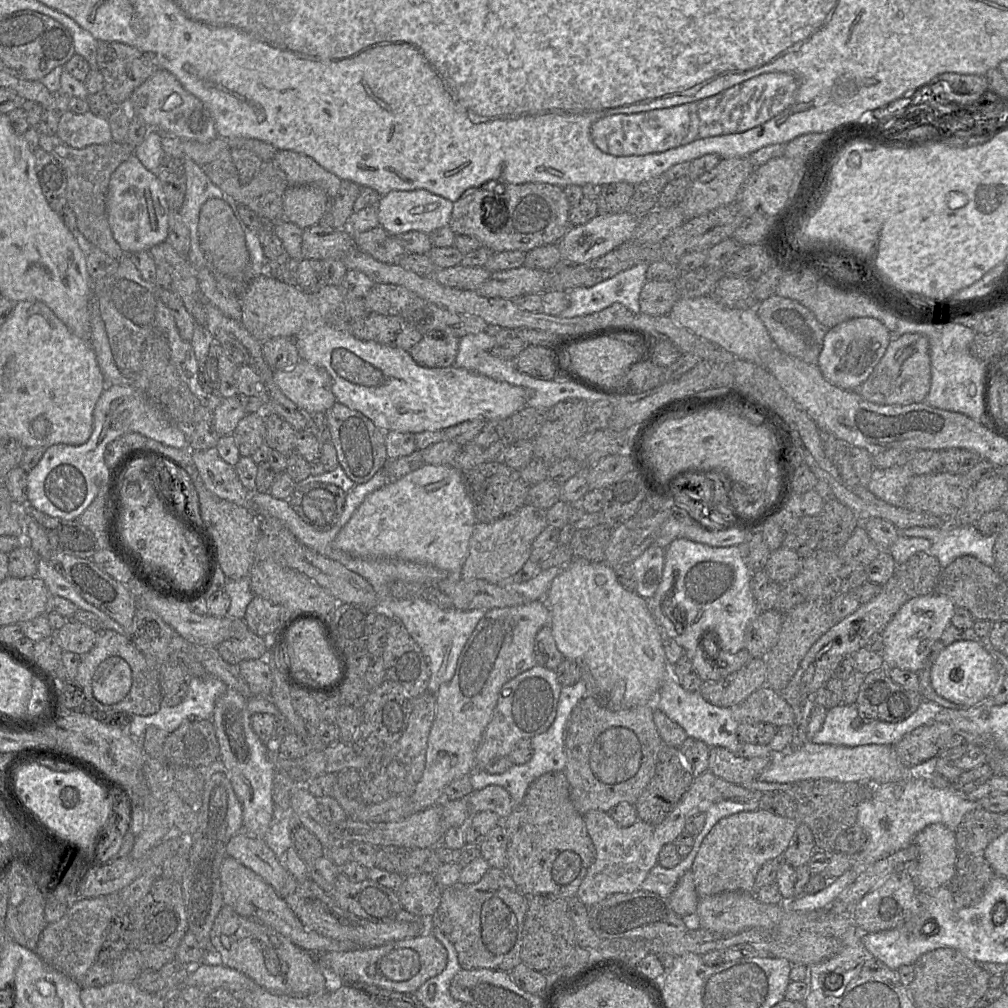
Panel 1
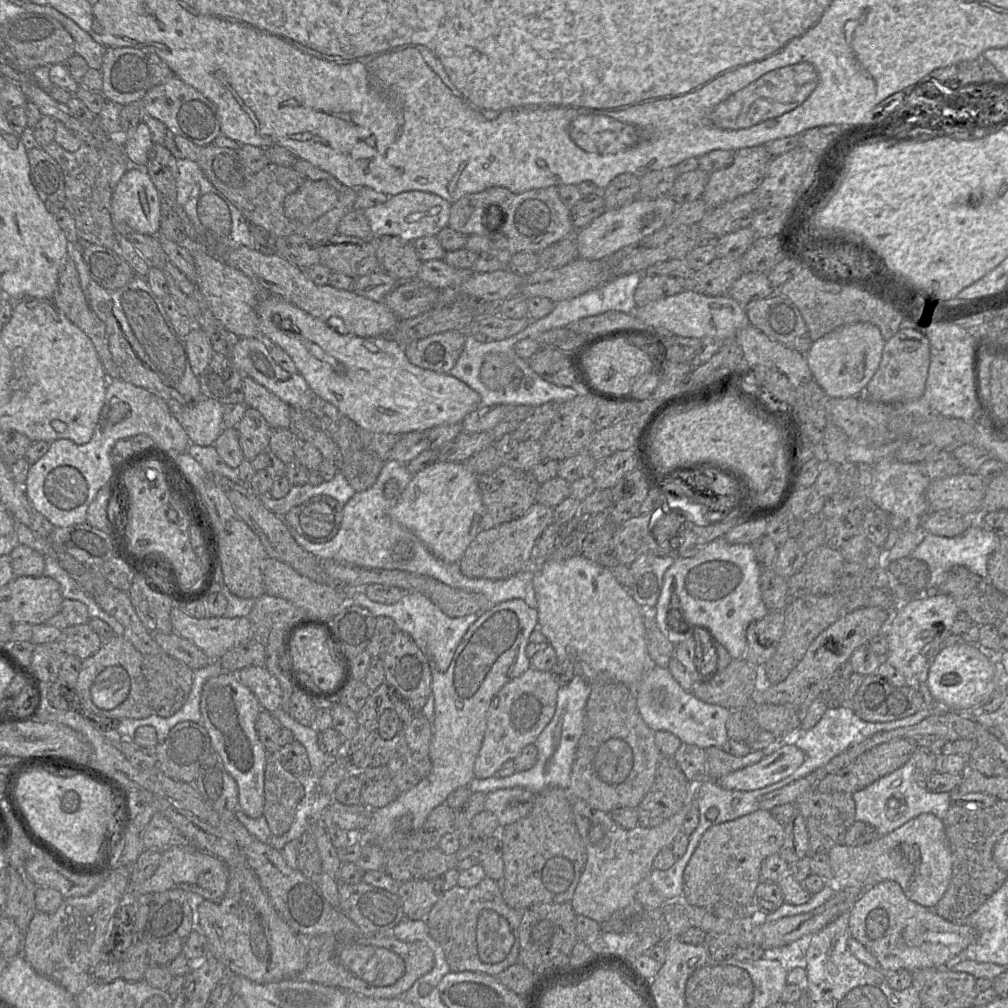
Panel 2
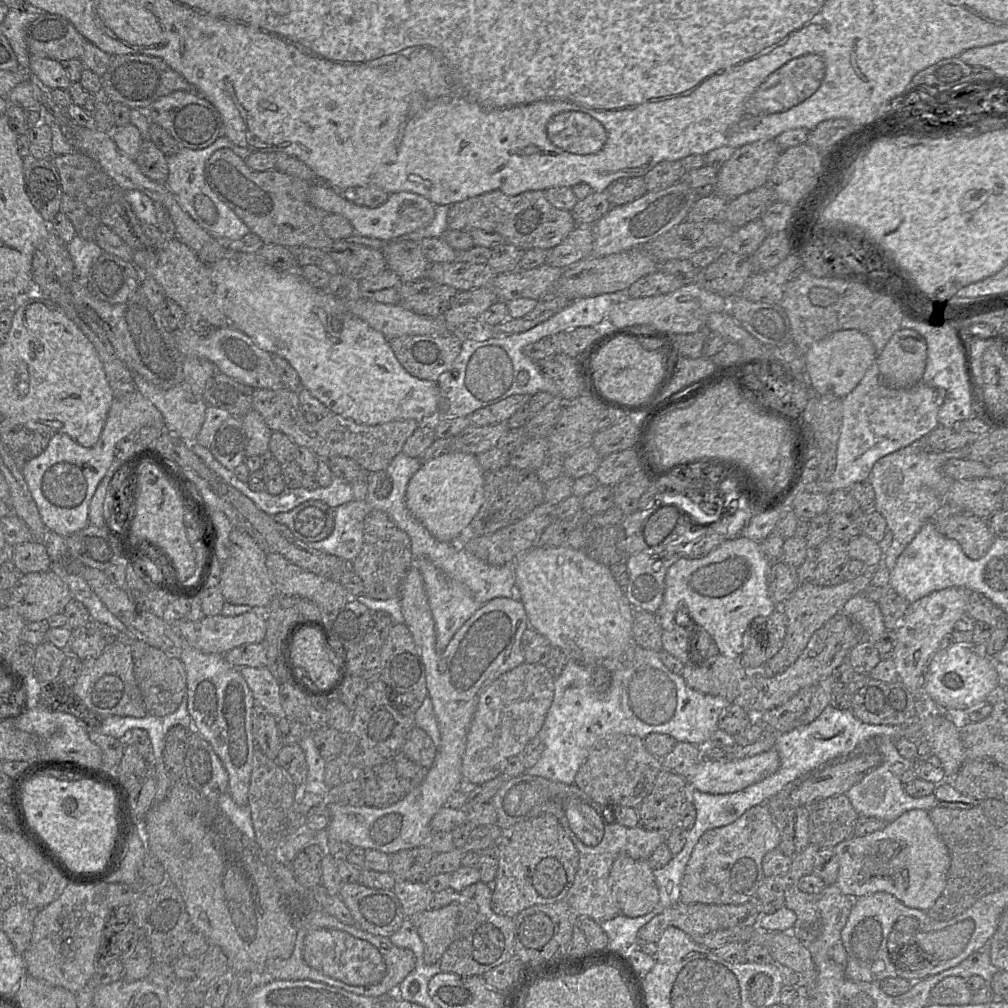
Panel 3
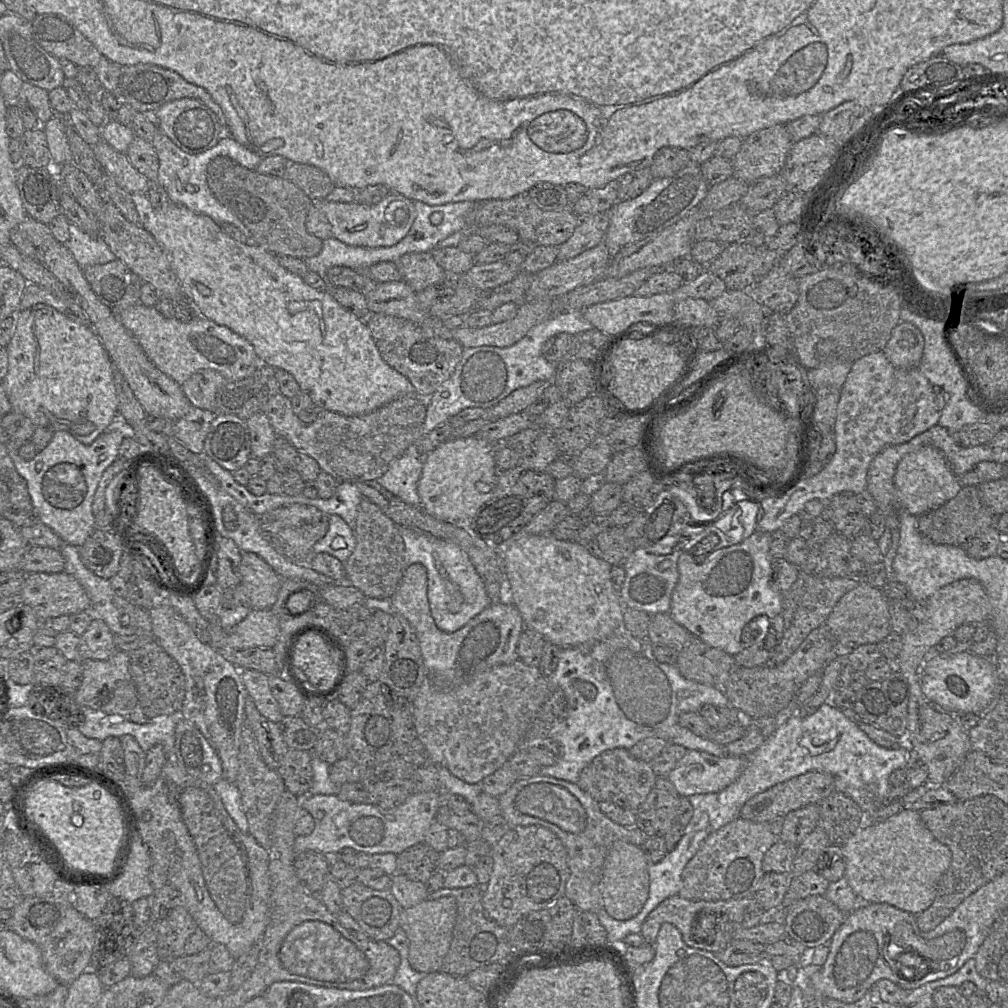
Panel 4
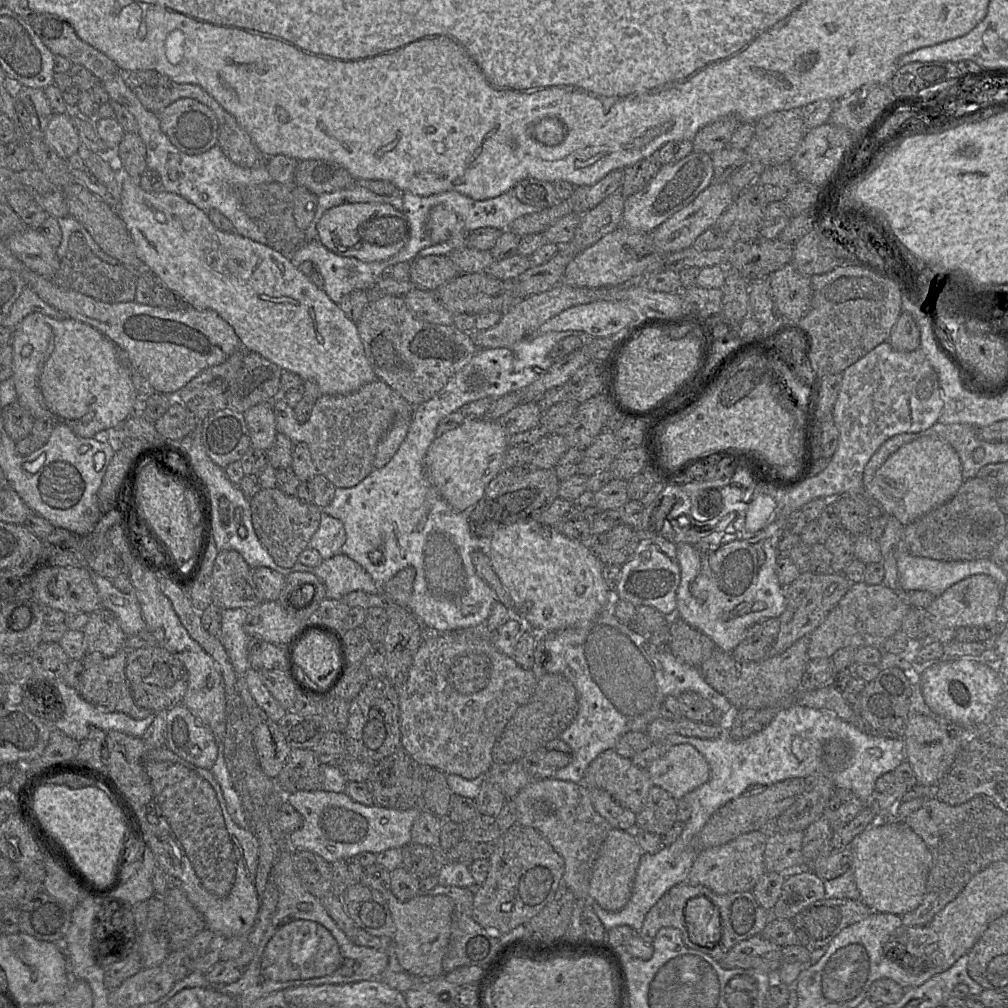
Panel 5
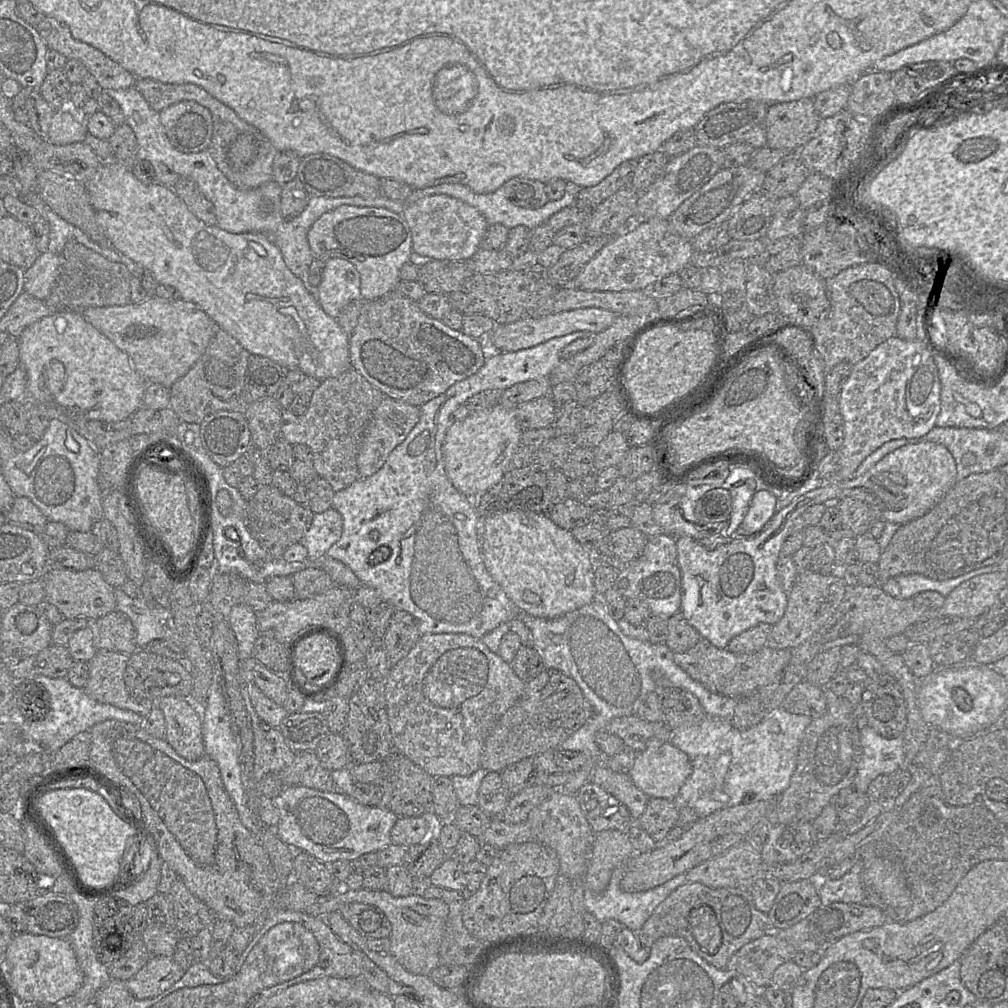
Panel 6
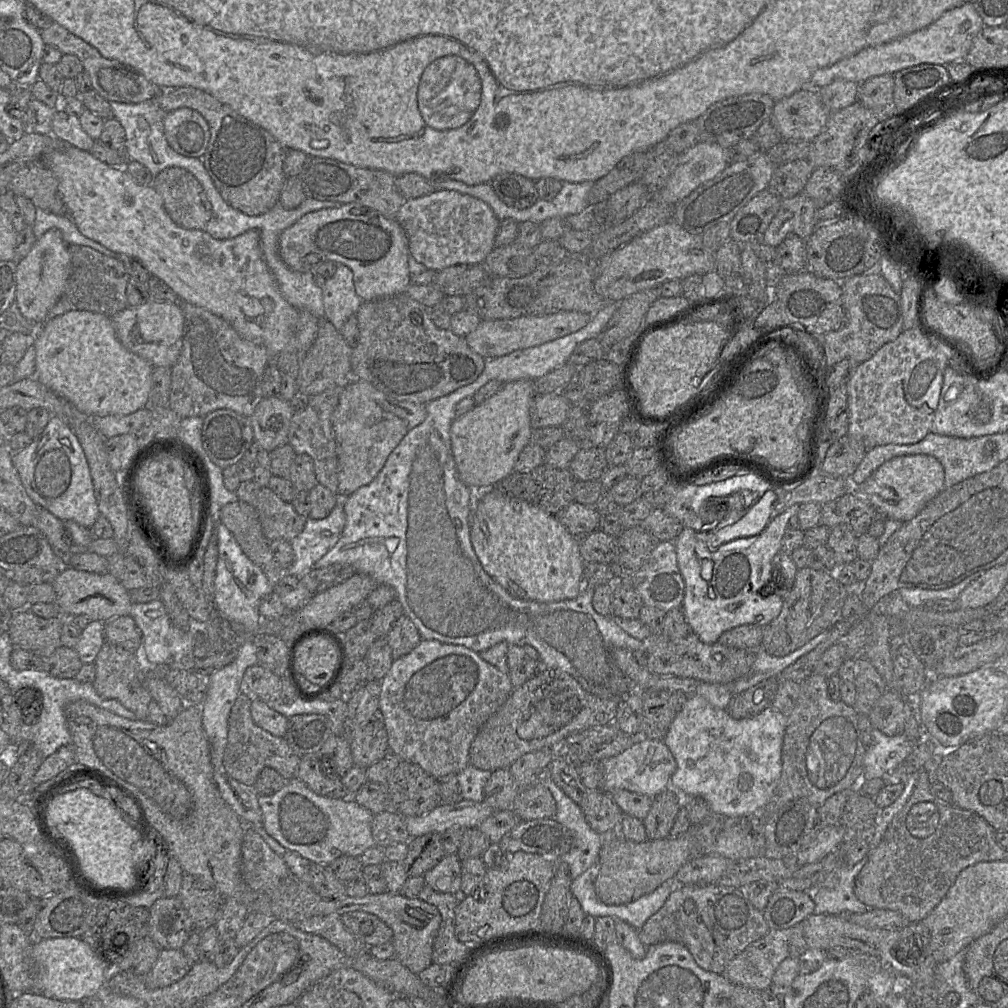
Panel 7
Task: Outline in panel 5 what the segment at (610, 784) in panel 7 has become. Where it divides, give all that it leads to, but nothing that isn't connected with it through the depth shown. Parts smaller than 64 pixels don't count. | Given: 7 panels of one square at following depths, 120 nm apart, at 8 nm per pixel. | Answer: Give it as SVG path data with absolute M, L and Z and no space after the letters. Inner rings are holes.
M689 744L668 746L664 754L650 764L647 772L654 786L663 788L676 800L682 799L687 793L707 782L710 776L705 757Z

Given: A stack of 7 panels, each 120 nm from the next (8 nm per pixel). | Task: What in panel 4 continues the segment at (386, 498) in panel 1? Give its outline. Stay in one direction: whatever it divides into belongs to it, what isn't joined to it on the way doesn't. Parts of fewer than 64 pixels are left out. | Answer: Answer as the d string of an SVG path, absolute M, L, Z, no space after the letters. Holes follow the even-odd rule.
M467 437L446 441L424 457L421 476L417 485L420 508L428 515L451 523L467 523L493 496L498 479L494 459L496 446L478 437Z

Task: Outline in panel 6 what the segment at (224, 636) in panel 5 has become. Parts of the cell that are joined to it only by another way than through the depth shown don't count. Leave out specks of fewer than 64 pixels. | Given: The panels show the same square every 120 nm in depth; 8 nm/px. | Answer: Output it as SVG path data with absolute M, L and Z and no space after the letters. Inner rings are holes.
M237 604L231 608L228 621L239 645L240 660L251 658L254 643L260 635L257 612L249 605Z

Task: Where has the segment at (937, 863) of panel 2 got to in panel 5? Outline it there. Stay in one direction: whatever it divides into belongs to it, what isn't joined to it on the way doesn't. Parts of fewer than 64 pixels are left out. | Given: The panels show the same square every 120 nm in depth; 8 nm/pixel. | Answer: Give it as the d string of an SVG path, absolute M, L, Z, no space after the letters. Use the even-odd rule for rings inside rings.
M905 822L873 824L853 838L849 847L852 853L852 869L862 901L872 912L904 915L915 910L926 893L932 854L924 840Z

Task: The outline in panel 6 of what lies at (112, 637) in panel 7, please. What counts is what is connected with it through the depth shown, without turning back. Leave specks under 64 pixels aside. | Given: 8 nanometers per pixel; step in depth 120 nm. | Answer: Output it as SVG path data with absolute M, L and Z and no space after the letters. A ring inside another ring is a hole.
M118 610L91 620L93 643L97 650L121 652L128 655L137 649L136 631L129 617Z

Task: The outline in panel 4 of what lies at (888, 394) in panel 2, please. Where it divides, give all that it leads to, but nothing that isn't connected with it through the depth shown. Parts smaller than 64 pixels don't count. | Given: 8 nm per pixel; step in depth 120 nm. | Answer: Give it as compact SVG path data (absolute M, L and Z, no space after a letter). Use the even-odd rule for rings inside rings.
M899 322L883 349L888 361L896 368L918 367L924 349L924 338L920 330L909 322Z

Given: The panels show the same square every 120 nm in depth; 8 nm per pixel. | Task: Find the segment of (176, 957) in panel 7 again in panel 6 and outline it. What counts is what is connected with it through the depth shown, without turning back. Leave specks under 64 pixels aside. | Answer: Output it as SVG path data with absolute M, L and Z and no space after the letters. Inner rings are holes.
M151 957L138 973L126 981L126 988L136 999L154 998L177 983L185 971L172 957Z

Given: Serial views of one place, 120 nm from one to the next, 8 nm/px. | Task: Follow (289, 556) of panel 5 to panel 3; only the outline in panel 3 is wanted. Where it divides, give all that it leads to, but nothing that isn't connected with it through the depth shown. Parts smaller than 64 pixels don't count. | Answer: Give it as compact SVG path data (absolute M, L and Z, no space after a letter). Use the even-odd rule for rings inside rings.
M309 500L273 518L286 526L297 539L305 543L319 542L334 529L335 509L322 501Z

